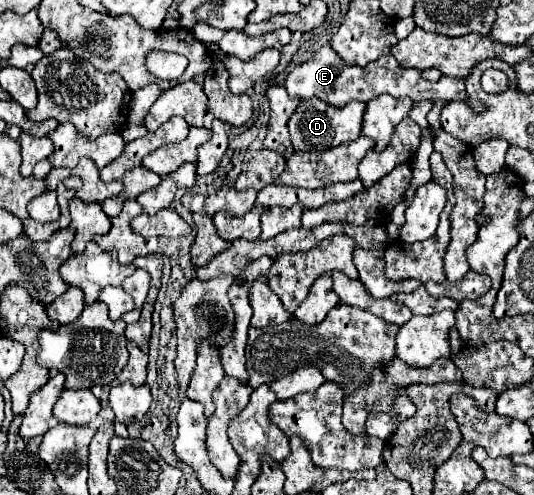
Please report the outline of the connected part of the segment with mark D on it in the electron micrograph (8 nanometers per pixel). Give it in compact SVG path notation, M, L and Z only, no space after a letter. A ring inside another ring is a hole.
M317 97L301 101L289 119L289 133L291 133L293 149L295 151L325 151L325 149L357 139L361 135L365 107L367 105L363 101L351 101L345 107L327 105L325 101Z

